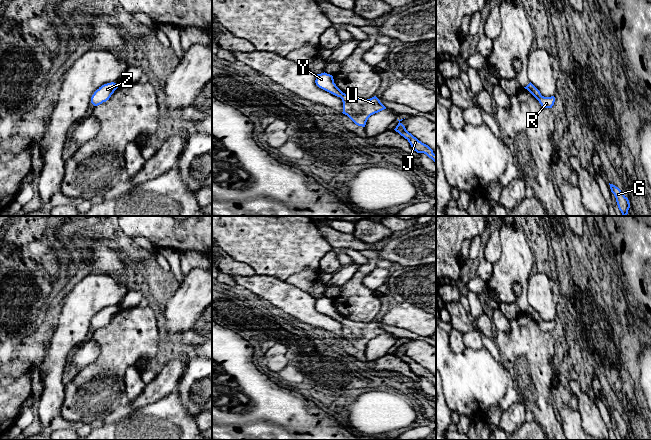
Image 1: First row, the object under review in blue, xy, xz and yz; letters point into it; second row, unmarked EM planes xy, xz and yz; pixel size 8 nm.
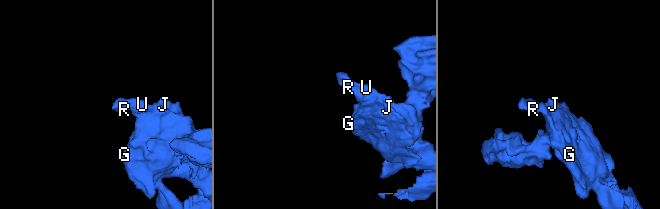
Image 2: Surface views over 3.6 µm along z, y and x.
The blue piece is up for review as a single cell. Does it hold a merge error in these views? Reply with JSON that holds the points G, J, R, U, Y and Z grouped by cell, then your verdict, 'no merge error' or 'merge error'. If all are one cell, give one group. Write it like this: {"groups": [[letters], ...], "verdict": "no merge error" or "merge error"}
{"groups": [["G", "J", "R", "U", "Y", "Z"]], "verdict": "no merge error"}

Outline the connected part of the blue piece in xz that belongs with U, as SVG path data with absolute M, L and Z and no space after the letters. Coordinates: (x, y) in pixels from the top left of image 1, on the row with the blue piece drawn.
M327 73L316 74L316 85L342 99L343 114L347 115L356 125L365 127L368 118L386 107L374 96L370 99L353 97L343 93L334 83L333 76Z

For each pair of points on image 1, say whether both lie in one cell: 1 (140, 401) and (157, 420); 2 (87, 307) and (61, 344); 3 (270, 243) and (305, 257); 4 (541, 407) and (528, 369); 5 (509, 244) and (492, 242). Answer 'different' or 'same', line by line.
1: different
2: same
3: same
4: same
5: different

